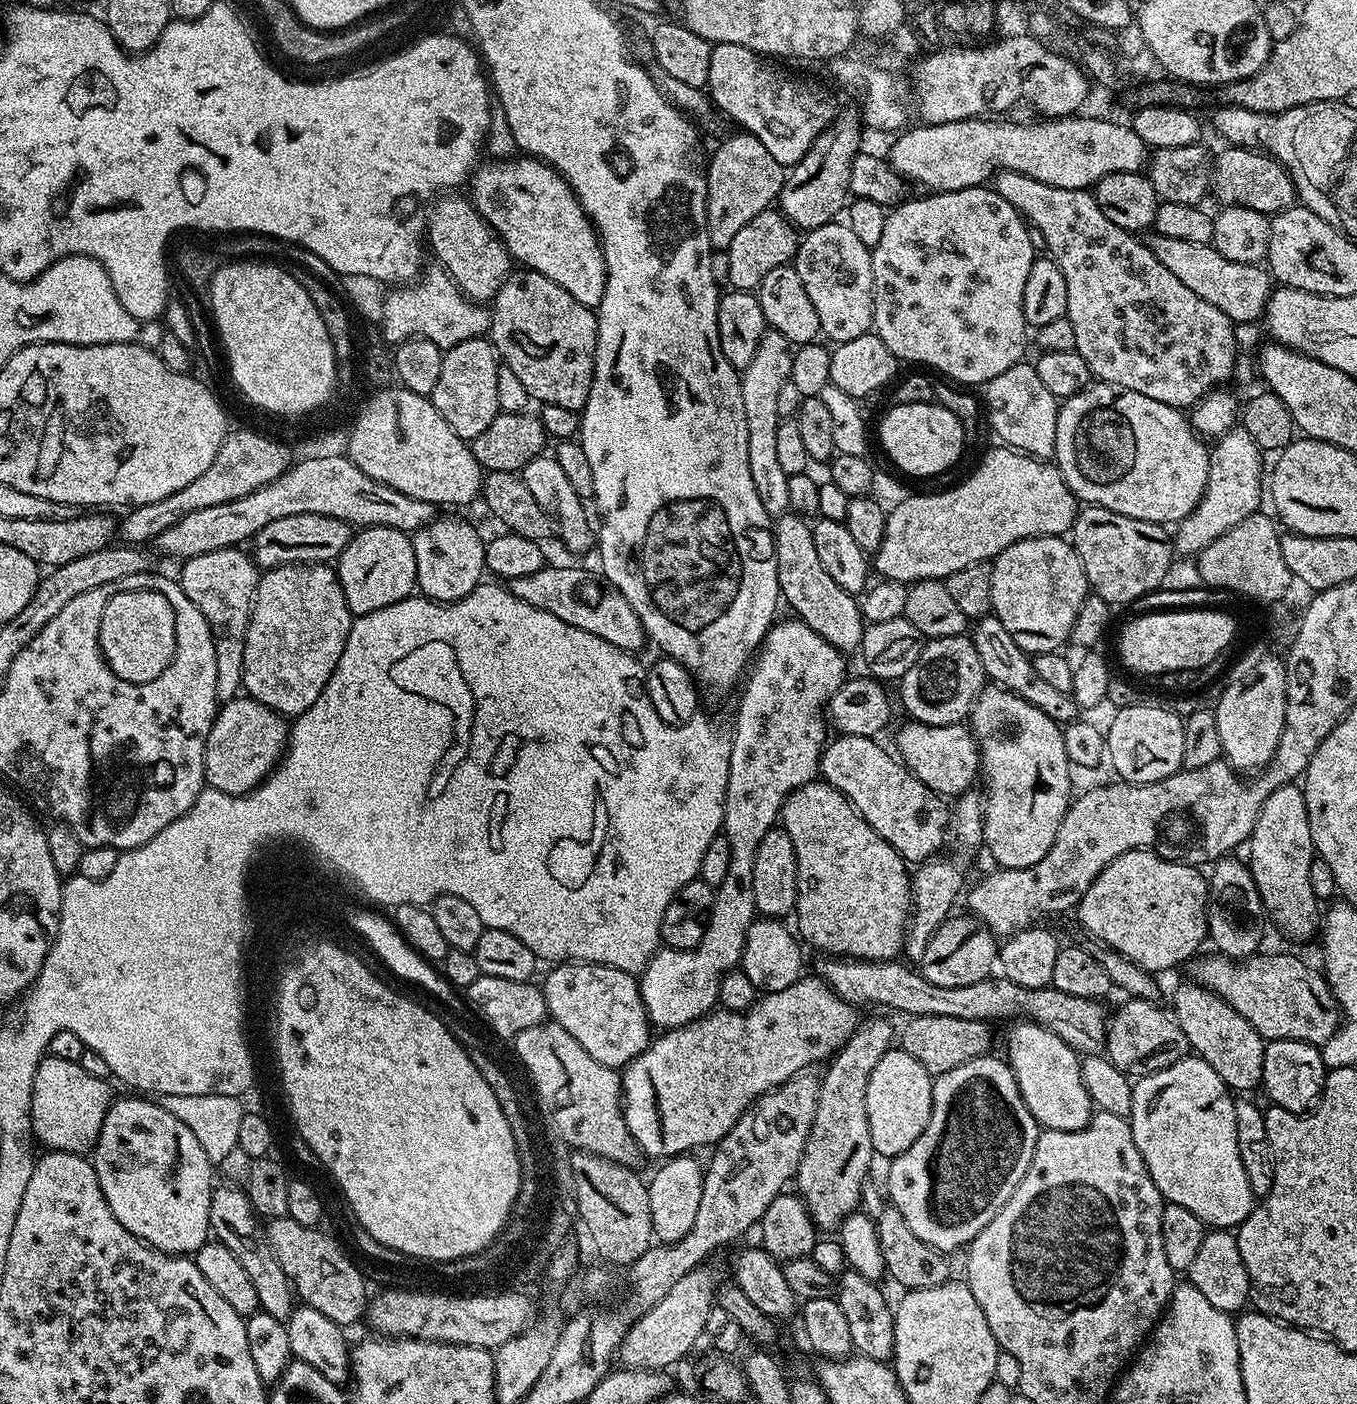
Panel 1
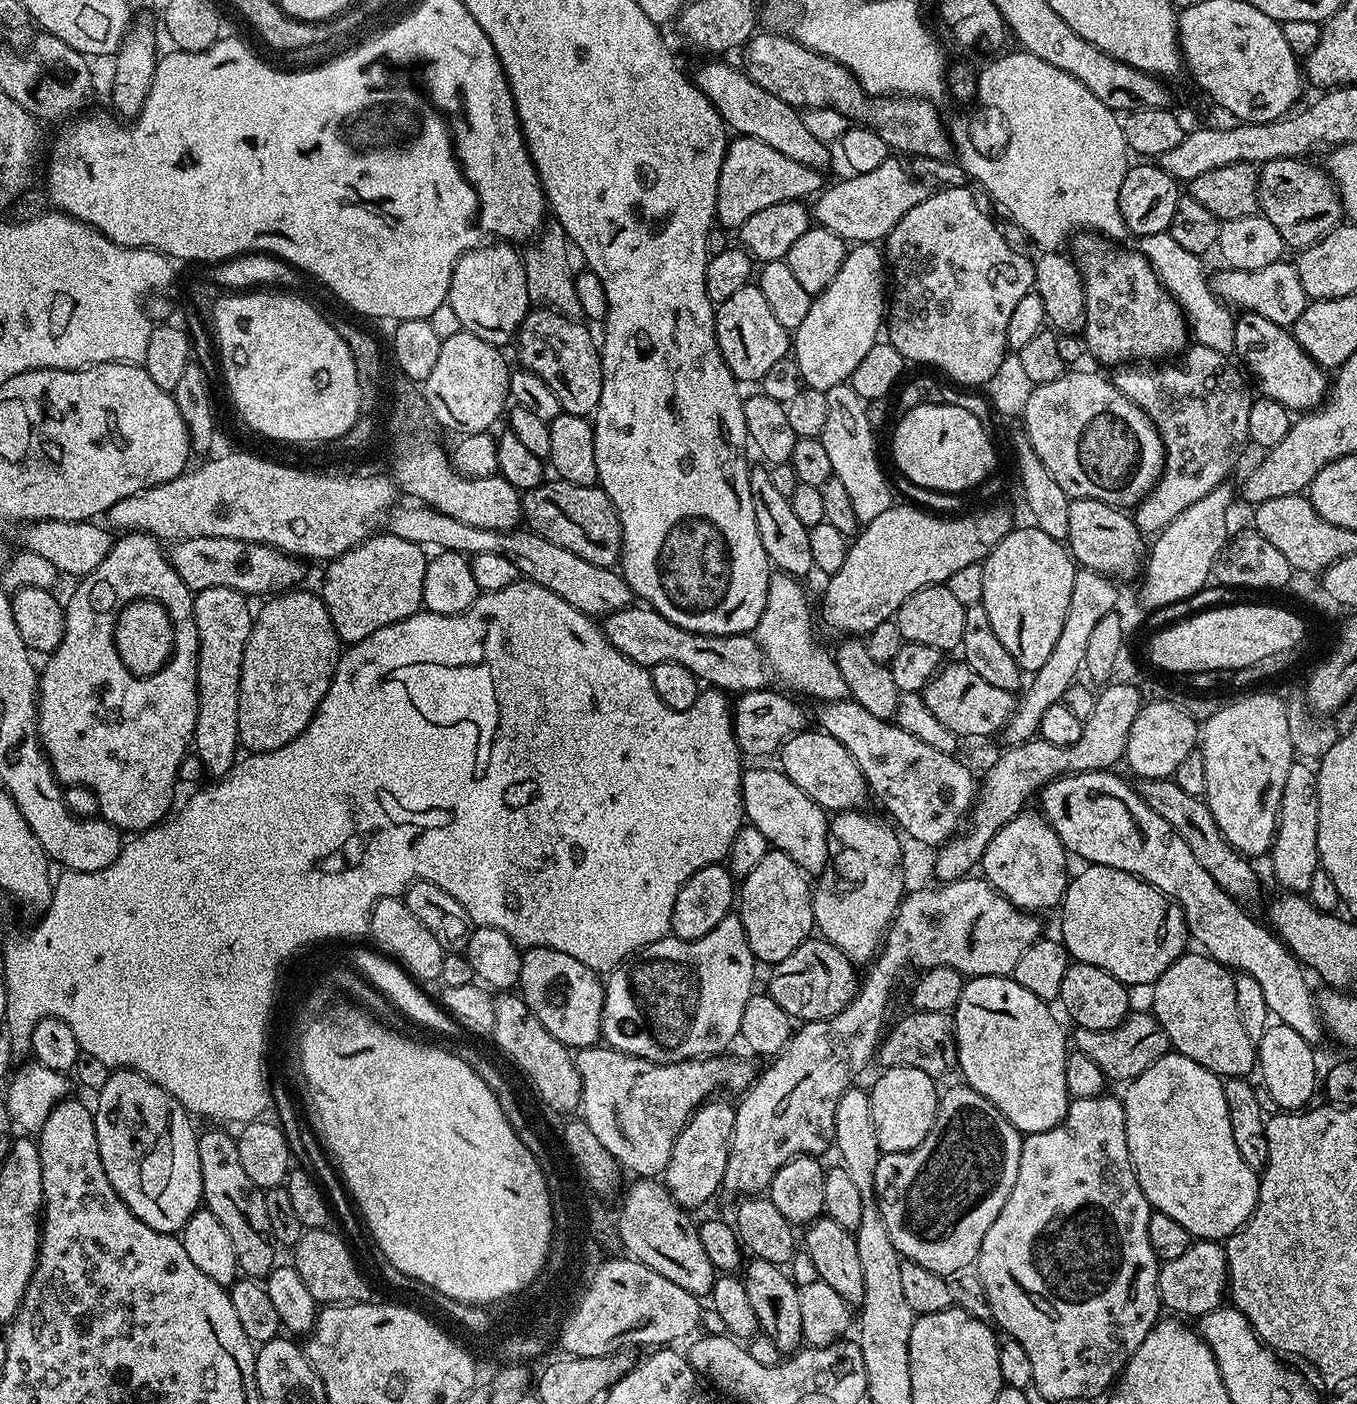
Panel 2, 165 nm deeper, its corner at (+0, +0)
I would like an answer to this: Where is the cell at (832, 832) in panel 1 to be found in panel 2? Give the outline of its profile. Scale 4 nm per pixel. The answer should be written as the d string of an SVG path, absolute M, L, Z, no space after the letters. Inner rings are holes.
M779 767L752 768L740 777L740 793L744 799L747 823L754 825L767 838L773 849L790 856L805 873L820 872L828 860L830 816L814 802Z

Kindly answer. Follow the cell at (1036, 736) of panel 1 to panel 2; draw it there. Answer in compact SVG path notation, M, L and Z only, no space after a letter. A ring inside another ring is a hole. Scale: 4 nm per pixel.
M1025 810L1017 814L1010 822L1006 822L990 838L990 846L986 846L984 857L980 860L979 867L984 868L983 879L987 880L993 888L1001 892L1005 898L1016 908L1022 908L1033 914L1043 913L1043 908L1055 909L1063 901L1064 892L1068 889L1070 871L1068 872L1069 853L1065 851L1058 834L1044 819L1039 811Z

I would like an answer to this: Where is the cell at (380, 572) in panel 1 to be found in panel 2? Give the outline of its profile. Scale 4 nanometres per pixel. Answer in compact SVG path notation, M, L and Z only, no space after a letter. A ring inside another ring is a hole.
M373 534L336 559L327 561L322 589L324 605L330 614L330 622L334 622L334 630L345 645L362 642L362 638L370 638L374 630L382 630L382 626L390 626L402 618L413 616L421 611L424 603L424 579L429 562L429 557L424 556L425 549L414 542L406 542L406 538L383 535Z

